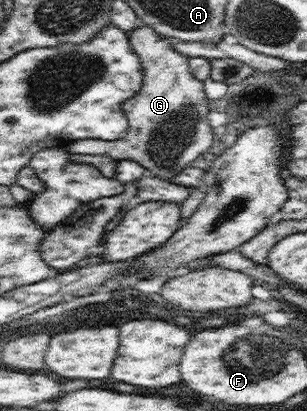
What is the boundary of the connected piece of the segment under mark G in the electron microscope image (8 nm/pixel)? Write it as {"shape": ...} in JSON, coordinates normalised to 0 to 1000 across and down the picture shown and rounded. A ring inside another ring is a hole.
{"shape":[[[492,63],[450,66],[417,88],[463,158],[466,200],[456,219],[401,255],[420,297],[407,331],[384,341],[270,336],[212,360],[235,372],[427,389],[469,404],[489,428],[557,440],[700,350],[697,314],[674,292],[684,268],[664,202],[619,175],[619,139],[573,124],[560,97],[515,85]]]}

